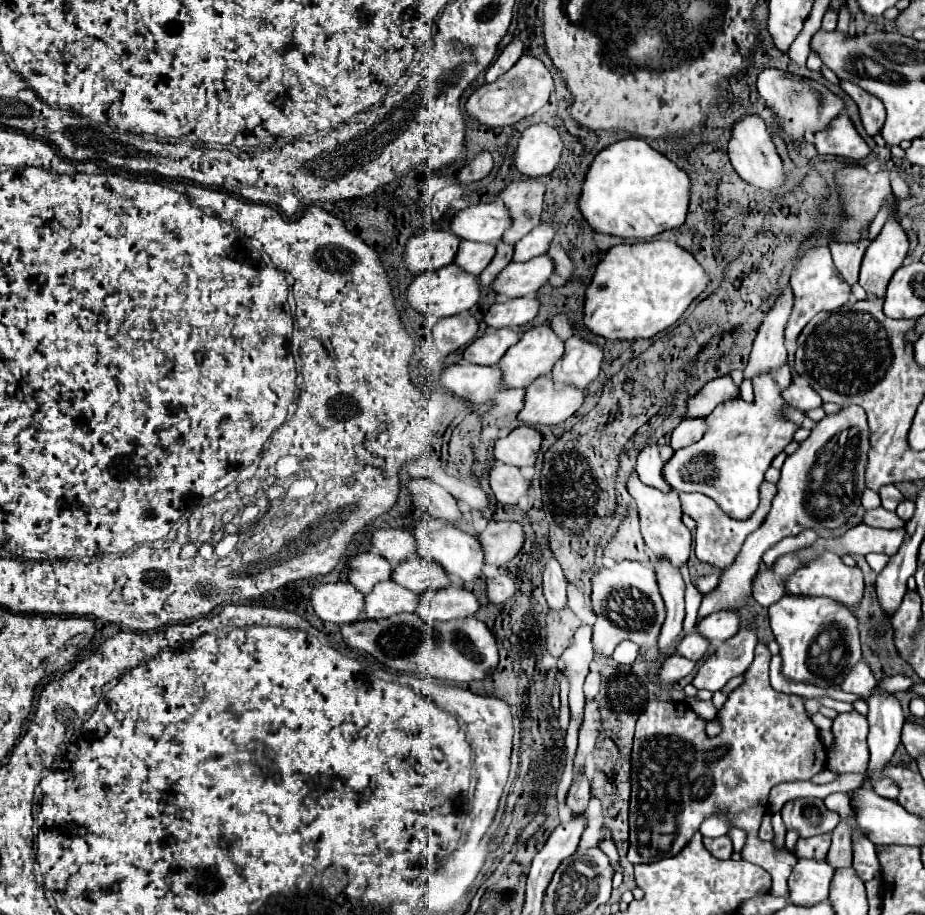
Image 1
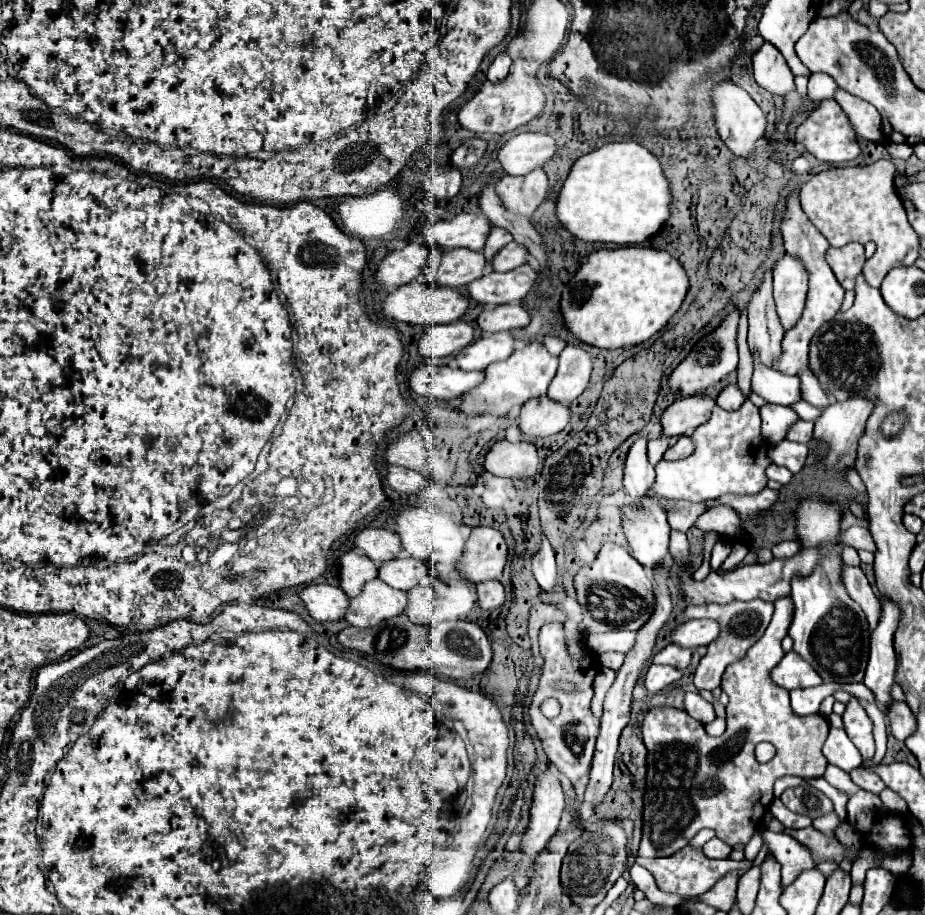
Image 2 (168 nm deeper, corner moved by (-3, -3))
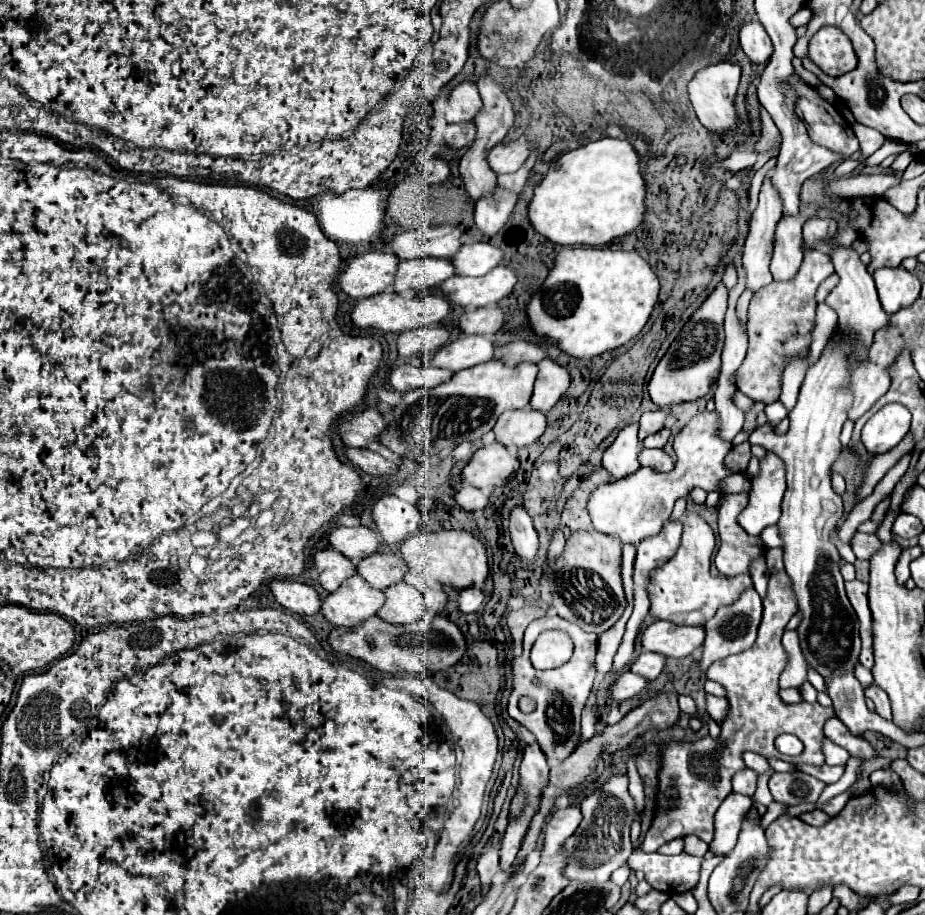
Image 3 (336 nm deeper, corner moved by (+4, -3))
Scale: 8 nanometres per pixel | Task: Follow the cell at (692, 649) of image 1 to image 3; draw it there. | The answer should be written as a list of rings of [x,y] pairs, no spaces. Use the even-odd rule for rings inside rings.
[[[643,652],[643,654],[639,654],[639,656],[633,660],[631,672],[637,672],[637,674],[649,678],[649,680],[655,680],[655,678],[663,672],[665,662],[667,662],[665,656],[657,656],[657,654],[653,654],[653,652]]]

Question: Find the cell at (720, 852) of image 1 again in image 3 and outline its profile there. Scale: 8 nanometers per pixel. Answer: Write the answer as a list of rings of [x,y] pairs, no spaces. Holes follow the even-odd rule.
[[[685,836],[683,840],[685,840],[685,852],[691,856],[705,856],[709,850],[709,844],[705,844],[697,836]]]

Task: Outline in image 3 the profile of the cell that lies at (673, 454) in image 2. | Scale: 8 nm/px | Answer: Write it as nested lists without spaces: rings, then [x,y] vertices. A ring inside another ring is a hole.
[[[643,448],[641,454],[639,454],[639,462],[641,462],[641,466],[649,466],[657,472],[669,472],[675,466],[673,458],[661,448],[655,448],[655,450],[645,450]]]

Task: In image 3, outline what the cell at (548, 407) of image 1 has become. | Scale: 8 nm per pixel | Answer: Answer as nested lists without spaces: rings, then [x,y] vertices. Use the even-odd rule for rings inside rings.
[[[533,408],[503,412],[493,428],[499,442],[507,448],[521,448],[535,442],[547,428],[547,416]]]

